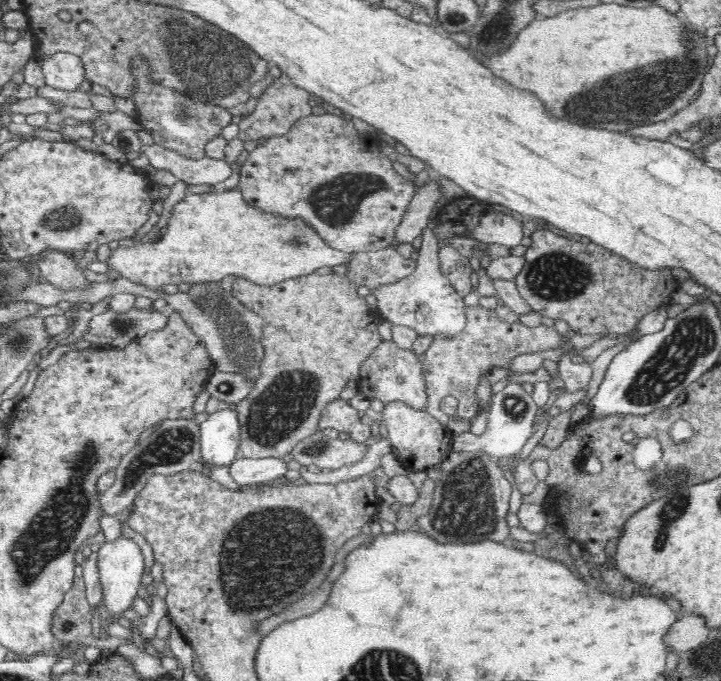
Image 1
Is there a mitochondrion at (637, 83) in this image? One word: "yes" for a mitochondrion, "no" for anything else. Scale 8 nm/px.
yes

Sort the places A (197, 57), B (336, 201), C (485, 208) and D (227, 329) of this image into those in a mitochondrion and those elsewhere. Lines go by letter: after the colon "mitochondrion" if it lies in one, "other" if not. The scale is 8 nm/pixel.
A: mitochondrion
B: mitochondrion
C: other
D: mitochondrion

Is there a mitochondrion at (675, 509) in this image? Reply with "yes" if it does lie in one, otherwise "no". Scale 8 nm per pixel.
yes

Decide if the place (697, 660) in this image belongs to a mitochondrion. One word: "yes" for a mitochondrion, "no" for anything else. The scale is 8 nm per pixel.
no

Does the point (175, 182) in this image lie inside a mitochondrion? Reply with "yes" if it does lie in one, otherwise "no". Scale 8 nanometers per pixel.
no

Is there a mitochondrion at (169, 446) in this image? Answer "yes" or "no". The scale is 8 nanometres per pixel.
yes

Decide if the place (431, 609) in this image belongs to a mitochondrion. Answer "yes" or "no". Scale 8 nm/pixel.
no

